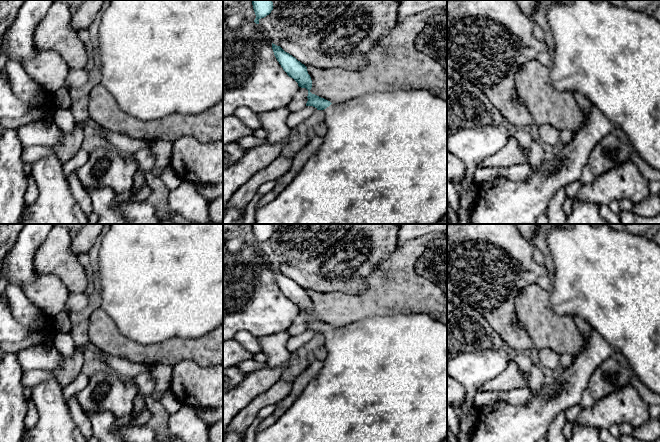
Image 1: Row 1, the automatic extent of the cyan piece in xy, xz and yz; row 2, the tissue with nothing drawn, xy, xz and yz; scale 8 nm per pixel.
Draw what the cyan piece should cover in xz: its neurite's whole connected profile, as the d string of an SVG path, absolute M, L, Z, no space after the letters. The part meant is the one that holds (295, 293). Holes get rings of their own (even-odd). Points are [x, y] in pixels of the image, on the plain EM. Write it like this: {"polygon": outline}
{"polygon": "M272 267L274 279L298 310L308 314L306 330L323 334L327 356L319 373L271 426L258 431L255 442L443 442L447 438L447 325L427 314L395 314L362 318L335 328L310 316L307 291Z"}

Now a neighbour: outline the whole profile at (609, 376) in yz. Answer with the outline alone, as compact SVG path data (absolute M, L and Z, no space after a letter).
M613 357L603 361L589 379L588 388L595 401L630 384L632 369L619 364Z

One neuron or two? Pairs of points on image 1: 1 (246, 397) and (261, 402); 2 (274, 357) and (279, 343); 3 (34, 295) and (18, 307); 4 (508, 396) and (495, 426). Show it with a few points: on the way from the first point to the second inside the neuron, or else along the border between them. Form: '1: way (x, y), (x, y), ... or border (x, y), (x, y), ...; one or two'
1: border (271, 385), (259, 393), (235, 415); two
2: way (276, 354), (276, 346); one
3: border (21, 288), (24, 294), (37, 307); two
4: border (529, 400), (523, 404), (495, 401), (483, 407); two

